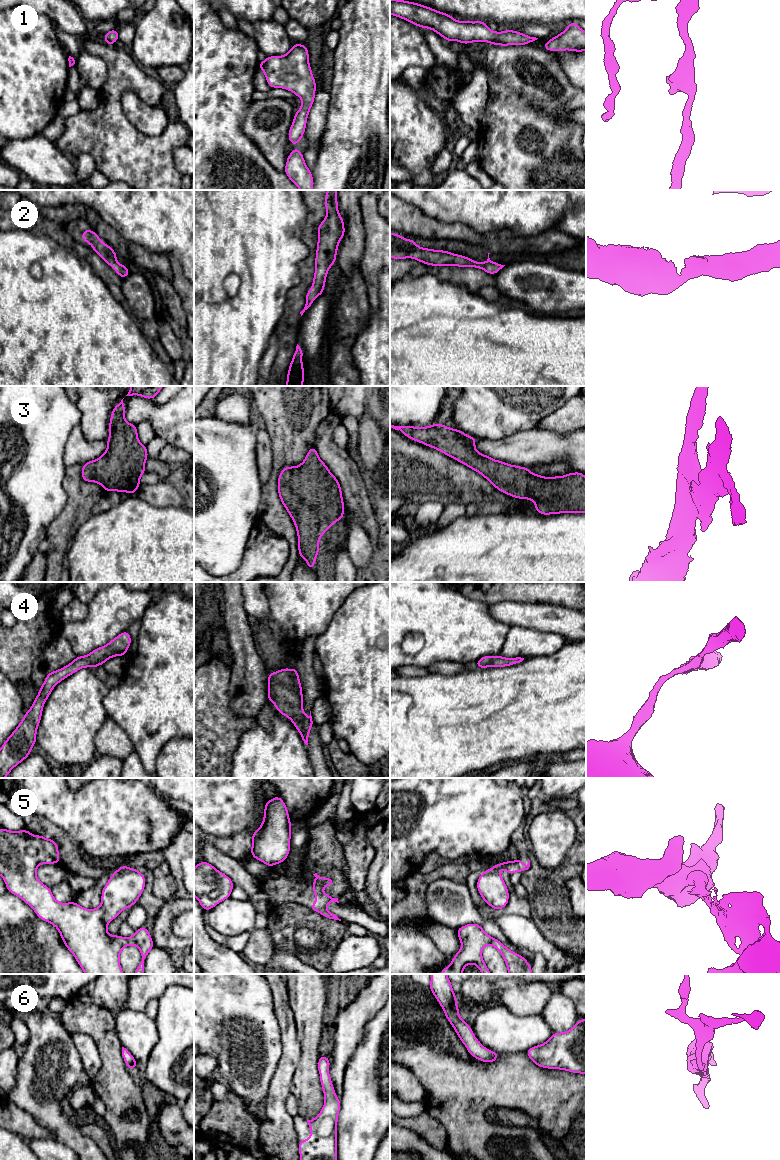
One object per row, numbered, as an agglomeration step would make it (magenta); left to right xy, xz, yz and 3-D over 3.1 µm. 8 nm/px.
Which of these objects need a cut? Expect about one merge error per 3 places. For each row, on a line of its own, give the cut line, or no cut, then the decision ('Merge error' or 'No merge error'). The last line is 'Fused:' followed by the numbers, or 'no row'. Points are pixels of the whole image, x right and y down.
1: No split. No merge error
2: No split. No merge error
3: No split. No merge error
4: No split. No merge error
5: Split along xz (315, 879), (321, 880), (325, 885). Merge error
6: No split. No merge error
Fused: 5

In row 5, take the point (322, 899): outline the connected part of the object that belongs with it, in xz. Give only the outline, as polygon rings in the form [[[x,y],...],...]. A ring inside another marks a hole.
[[[314,880],[312,884],[313,884],[312,890],[316,896],[316,901],[311,906],[309,906],[309,908],[315,912],[320,913],[322,916],[326,918],[341,921],[341,919],[339,919],[335,914],[326,909],[326,906],[330,902],[339,903],[338,898],[333,898],[330,895],[322,892],[322,889],[325,887],[324,882]]]

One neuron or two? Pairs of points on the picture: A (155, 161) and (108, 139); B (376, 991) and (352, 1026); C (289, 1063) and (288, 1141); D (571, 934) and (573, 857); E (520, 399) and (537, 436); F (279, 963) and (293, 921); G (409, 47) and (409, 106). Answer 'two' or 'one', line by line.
A: one
B: one
C: one
D: one
E: two
F: two
G: two

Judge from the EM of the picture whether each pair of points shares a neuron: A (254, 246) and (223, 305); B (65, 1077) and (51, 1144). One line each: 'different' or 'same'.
A: same
B: different

